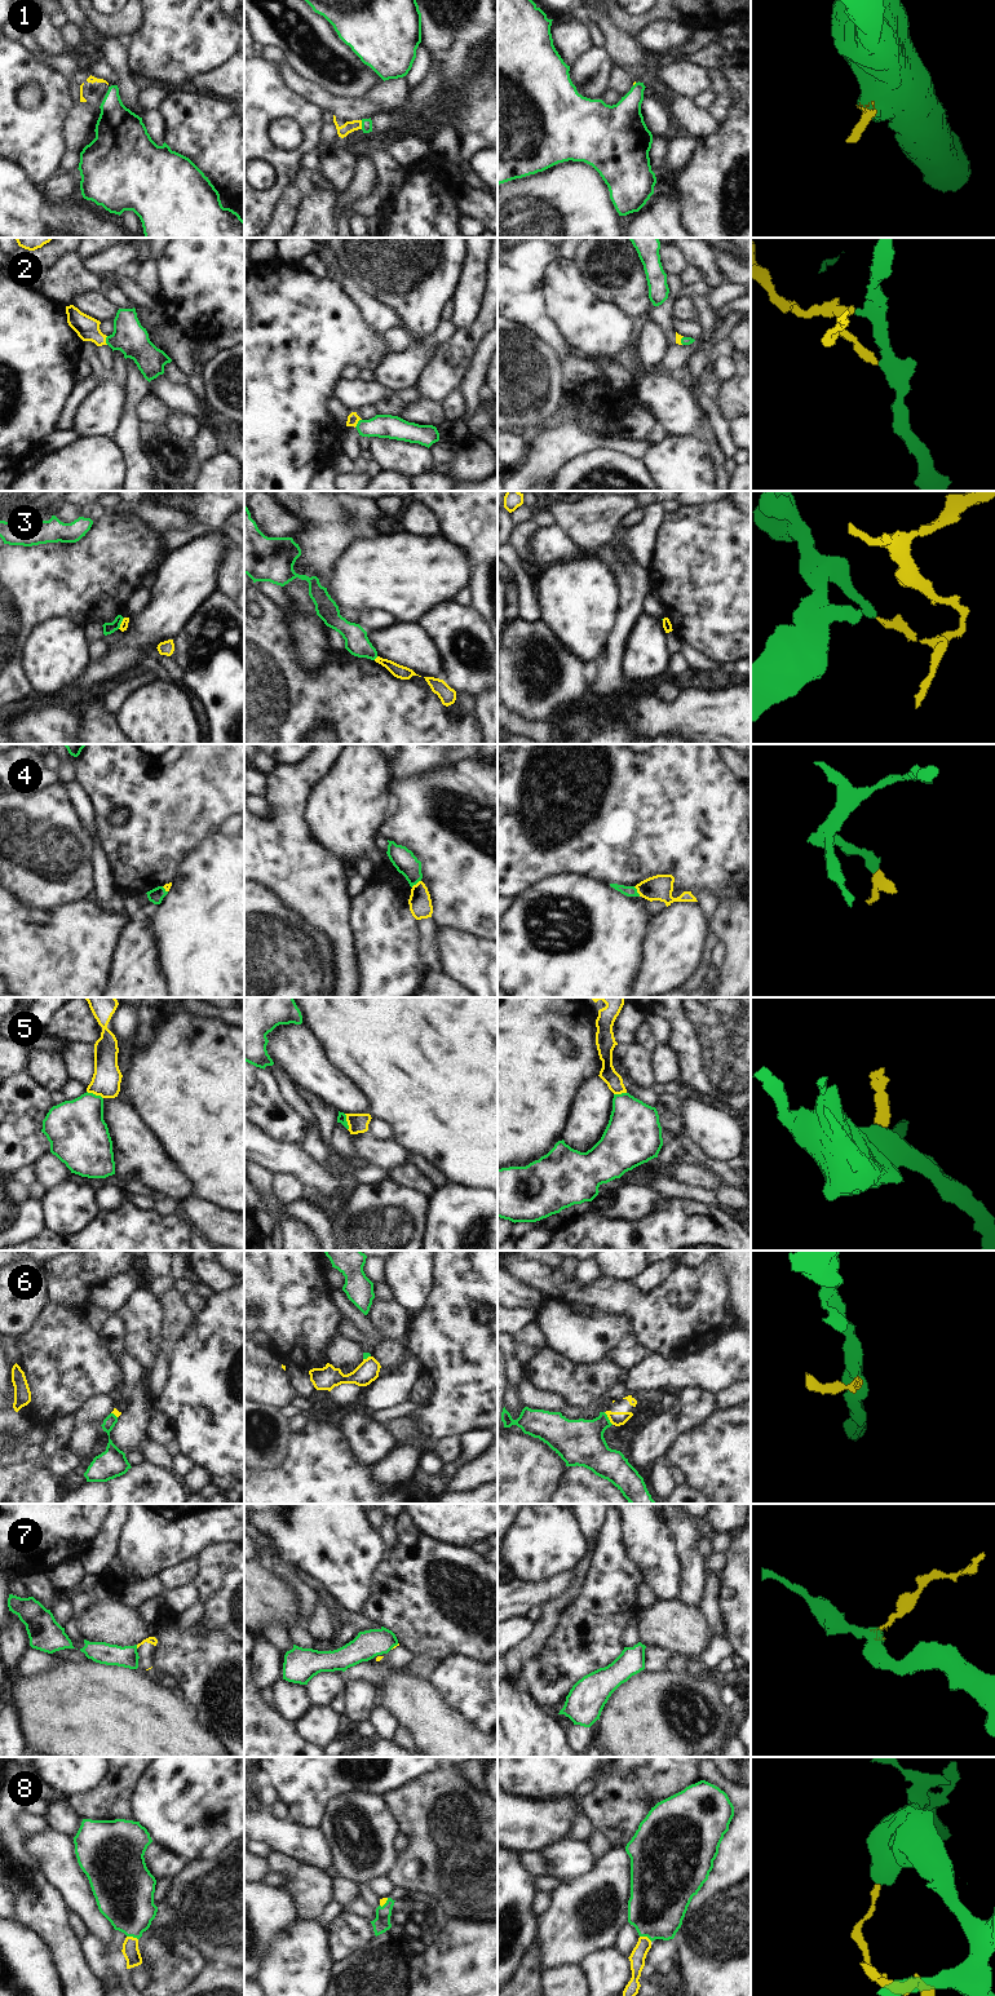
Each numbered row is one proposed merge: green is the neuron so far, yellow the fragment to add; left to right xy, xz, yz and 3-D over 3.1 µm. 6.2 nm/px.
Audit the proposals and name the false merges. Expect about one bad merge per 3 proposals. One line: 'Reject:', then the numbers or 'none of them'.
Reject: 1, 3, 4, 5, 6, 7.

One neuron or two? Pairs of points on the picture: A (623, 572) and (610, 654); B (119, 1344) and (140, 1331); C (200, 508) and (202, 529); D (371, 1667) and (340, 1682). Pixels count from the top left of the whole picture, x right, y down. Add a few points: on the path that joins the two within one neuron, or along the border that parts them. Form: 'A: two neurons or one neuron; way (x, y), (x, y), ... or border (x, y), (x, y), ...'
A: one neuron; way (628, 593), (628, 615), (619, 633)
B: two neurons; border (118, 1313), (127, 1328), (127, 1350), (142, 1366)
C: two neurons; border (198, 522), (203, 522), (211, 529)
D: two neurons; border (344, 1672), (349, 1680)

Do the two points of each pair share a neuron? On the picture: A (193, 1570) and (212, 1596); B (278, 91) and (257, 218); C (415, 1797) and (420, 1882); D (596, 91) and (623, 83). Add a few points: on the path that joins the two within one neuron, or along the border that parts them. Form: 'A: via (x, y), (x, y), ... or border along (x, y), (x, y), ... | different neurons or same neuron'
A: border along (197, 1558), (199, 1575), (195, 1581) | different neurons
B: via (262, 123), (262, 145), (281, 163), (279, 186) | same neuron
C: via (428, 1818), (428, 1862) | same neuron
D: border along (615, 66), (609, 88) | different neurons

